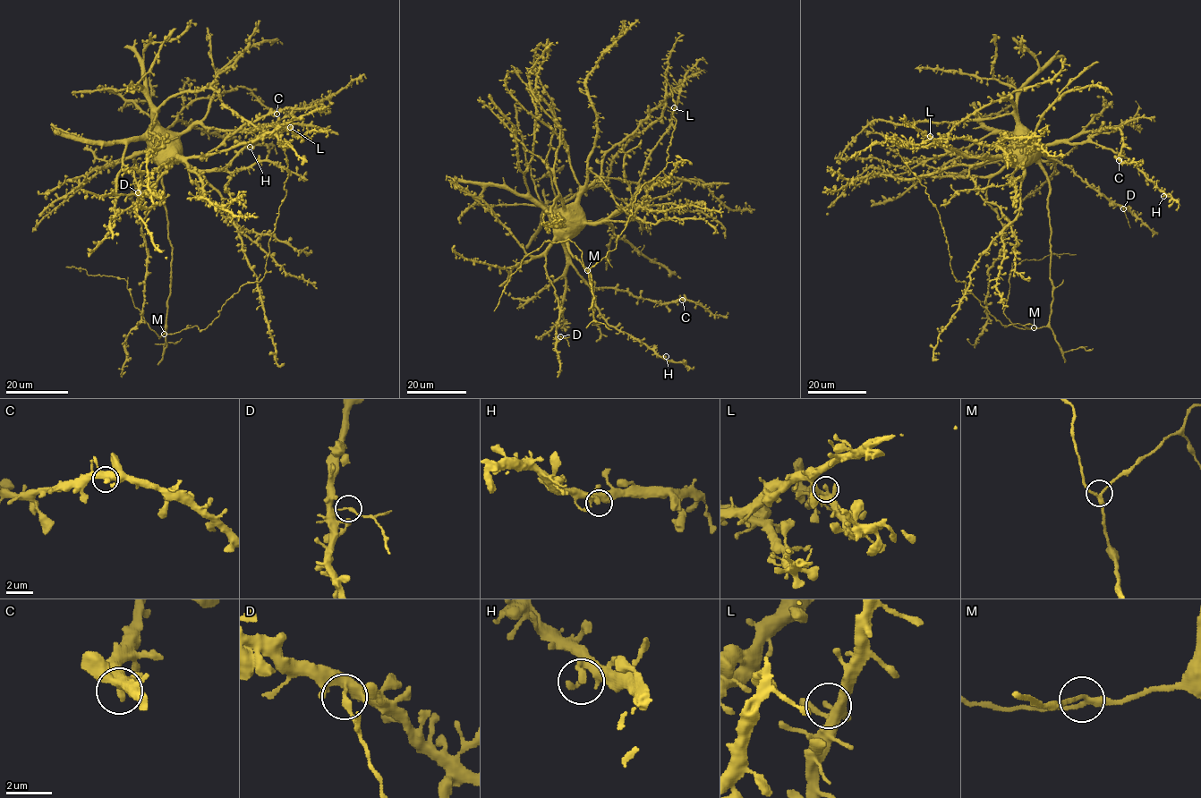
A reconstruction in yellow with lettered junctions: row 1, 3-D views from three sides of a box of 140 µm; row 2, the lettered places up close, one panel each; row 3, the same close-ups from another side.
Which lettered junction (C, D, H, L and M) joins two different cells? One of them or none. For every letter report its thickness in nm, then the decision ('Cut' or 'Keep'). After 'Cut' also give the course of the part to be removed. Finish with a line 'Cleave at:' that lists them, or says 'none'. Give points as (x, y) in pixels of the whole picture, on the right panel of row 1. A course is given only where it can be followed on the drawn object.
C: Thickness 400 nm. Keep
D: Thickness 220 nm. Cut. Course of the part to remove: (1123, 208), (1130, 228)
H: Thickness 280 nm. Keep
L: Thickness 220 nm. Keep
M: Thickness 240 nm. Keep
Cleave at: D

